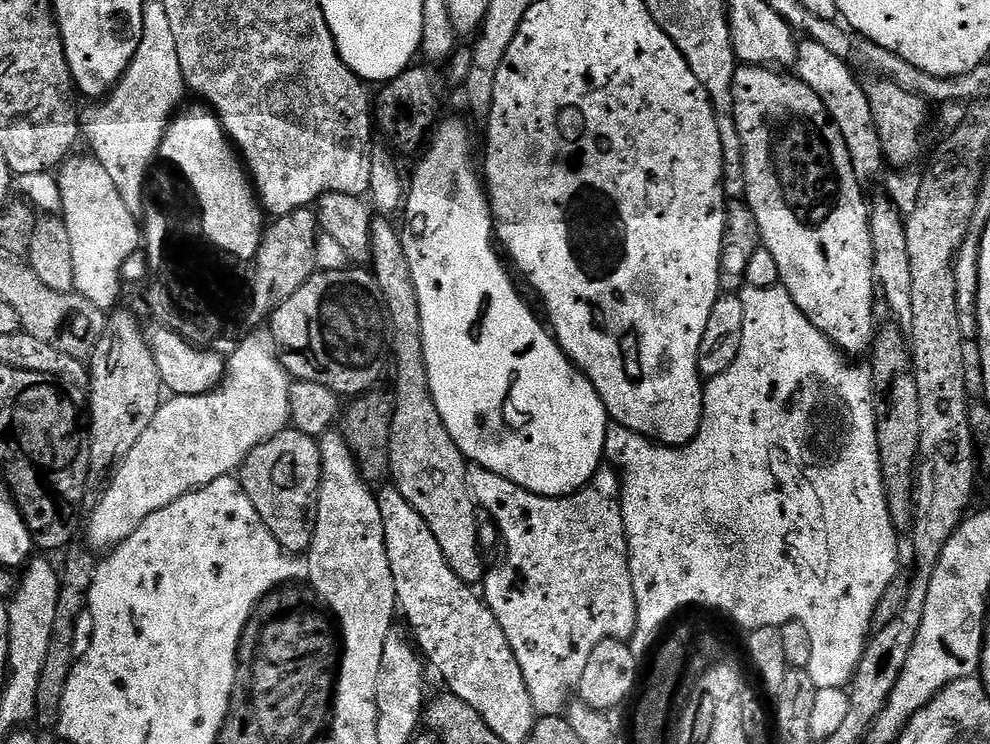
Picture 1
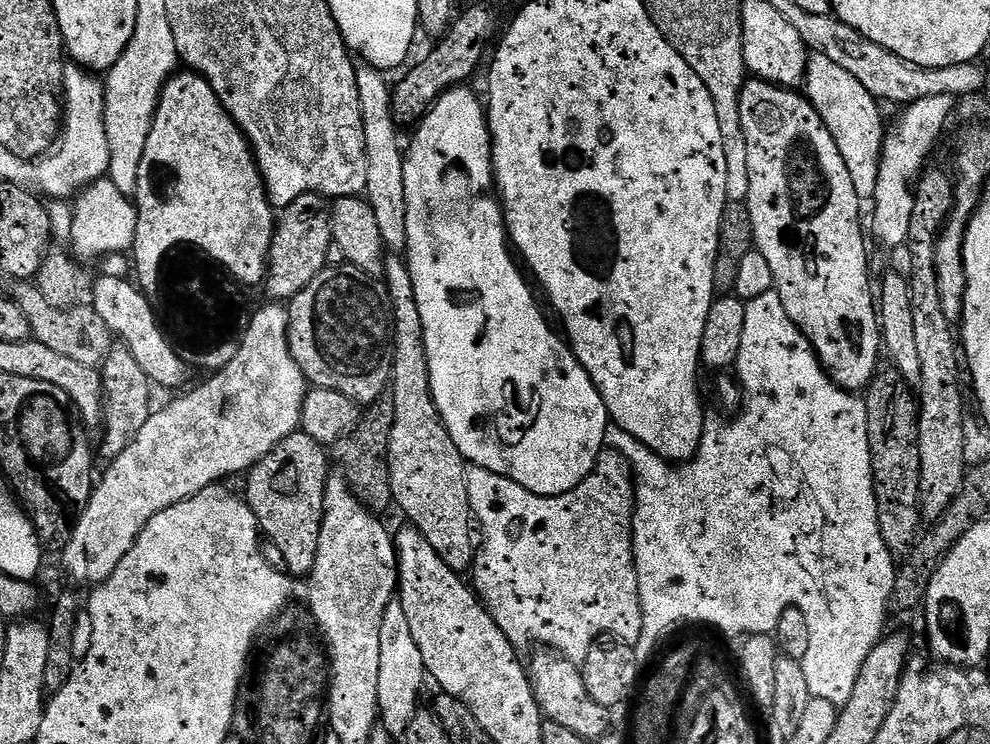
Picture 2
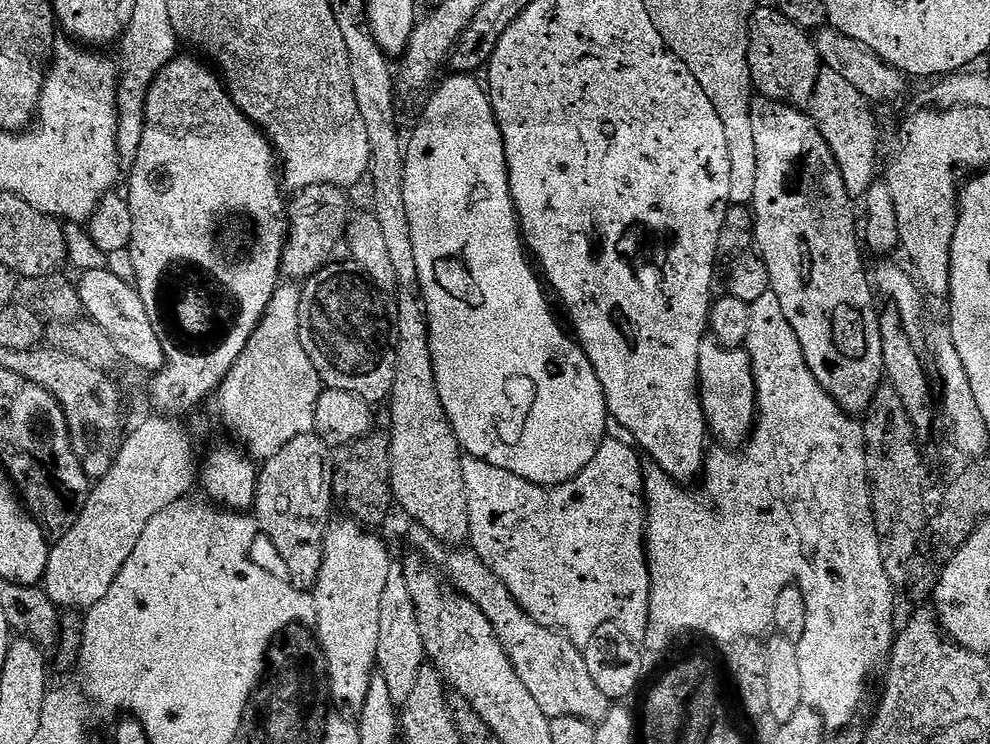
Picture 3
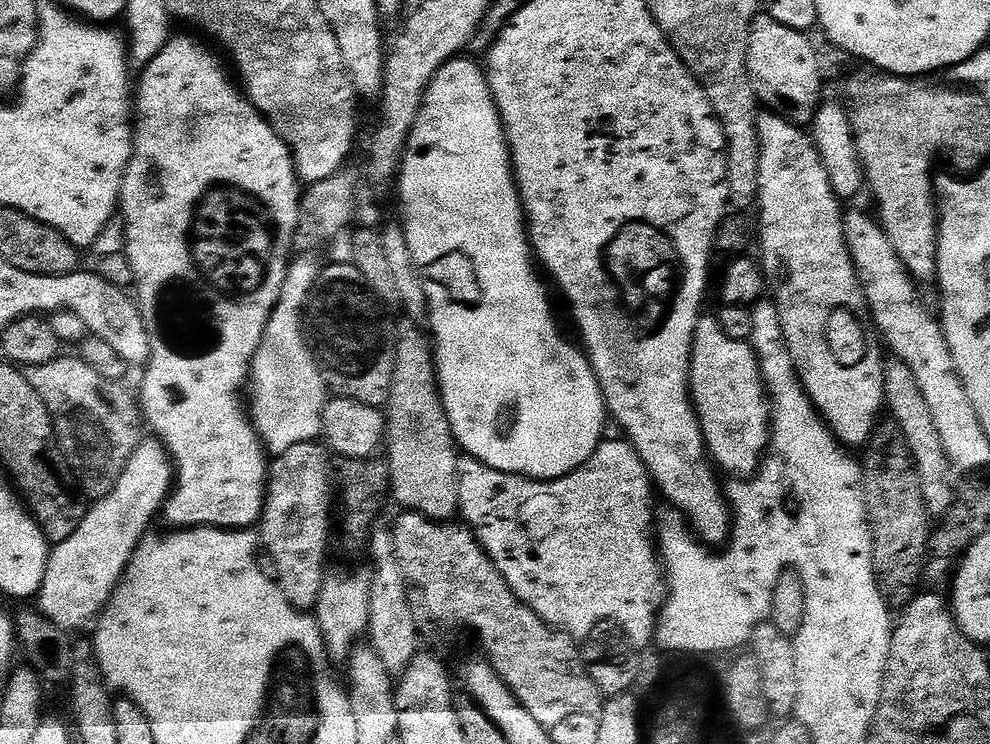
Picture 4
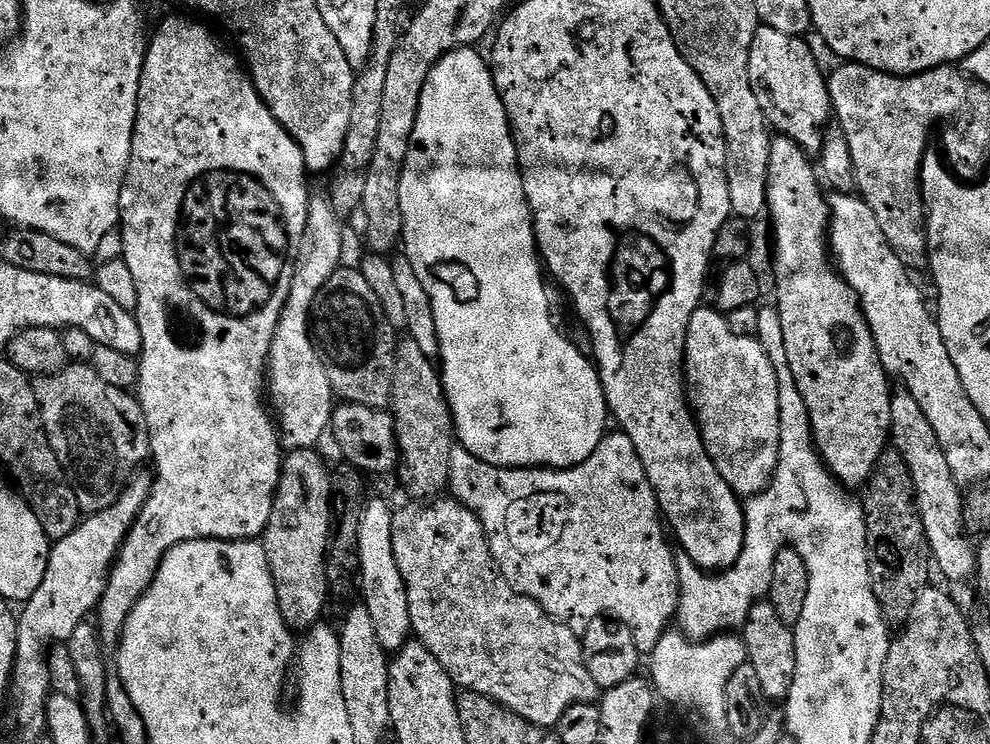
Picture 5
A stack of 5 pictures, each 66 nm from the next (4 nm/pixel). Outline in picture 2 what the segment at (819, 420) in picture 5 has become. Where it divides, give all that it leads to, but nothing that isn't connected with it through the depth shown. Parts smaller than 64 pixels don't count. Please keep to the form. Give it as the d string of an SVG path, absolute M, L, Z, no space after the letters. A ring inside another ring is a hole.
M745 79L740 113L749 147L750 190L746 203L754 226L755 251L770 262L776 283L774 290L782 298L786 314L790 314L811 342L825 374L844 391L859 393L867 389L881 363L882 341L874 280L872 284L868 277L866 228L860 225L862 201L855 193L846 161L818 110L799 91L779 88L765 80Z

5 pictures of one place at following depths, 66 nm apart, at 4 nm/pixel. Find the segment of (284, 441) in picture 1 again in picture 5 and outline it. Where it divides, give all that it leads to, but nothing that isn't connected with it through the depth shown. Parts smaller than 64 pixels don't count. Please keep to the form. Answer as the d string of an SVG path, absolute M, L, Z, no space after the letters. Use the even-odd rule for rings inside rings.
M297 448L289 451L287 455L283 457L280 465L280 481L278 482L278 490L276 491L276 497L274 498L274 506L272 507L272 513L270 514L270 522L266 526L264 535L262 537L262 543L266 550L266 558L268 559L268 565L270 566L270 574L274 578L274 590L278 594L278 606L282 610L282 616L284 621L288 623L289 628L293 633L304 634L309 630L316 627L321 623L322 617L320 616L324 612L324 607L330 603L330 593L327 582L327 560L328 560L328 539L332 536L334 529L334 514L332 518L332 502L334 502L334 495L332 491L332 472L330 468L324 465L324 460L319 456L319 451L316 448Z

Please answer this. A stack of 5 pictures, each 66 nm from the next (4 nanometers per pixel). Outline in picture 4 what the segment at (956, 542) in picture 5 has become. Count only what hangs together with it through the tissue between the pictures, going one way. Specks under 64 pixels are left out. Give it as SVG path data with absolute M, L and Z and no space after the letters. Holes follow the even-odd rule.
M892 358L884 365L884 399L891 419L900 427L910 446L910 454L922 482L924 504L933 517L943 517L956 500L958 488L957 485L952 485L954 469L948 460L946 446L942 446L942 434L938 434L938 425L934 422L934 414L930 414L930 405L922 394L922 386L918 386L918 378L912 373L910 366L906 366L901 360Z

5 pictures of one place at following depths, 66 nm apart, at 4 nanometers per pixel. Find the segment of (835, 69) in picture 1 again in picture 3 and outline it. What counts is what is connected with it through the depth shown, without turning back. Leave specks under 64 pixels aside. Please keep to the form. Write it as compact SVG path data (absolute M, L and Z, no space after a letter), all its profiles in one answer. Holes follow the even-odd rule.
M829 68L821 69L808 105L808 113L818 126L822 138L830 146L842 172L848 195L854 200L863 199L876 182L874 176L878 156L878 130L869 108L871 107L864 96L846 78Z

